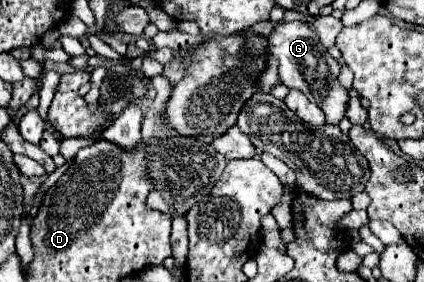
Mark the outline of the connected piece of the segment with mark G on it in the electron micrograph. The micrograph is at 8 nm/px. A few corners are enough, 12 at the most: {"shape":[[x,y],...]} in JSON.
{"shape":[[309,23],[269,35],[279,79],[337,125],[349,97]]}

